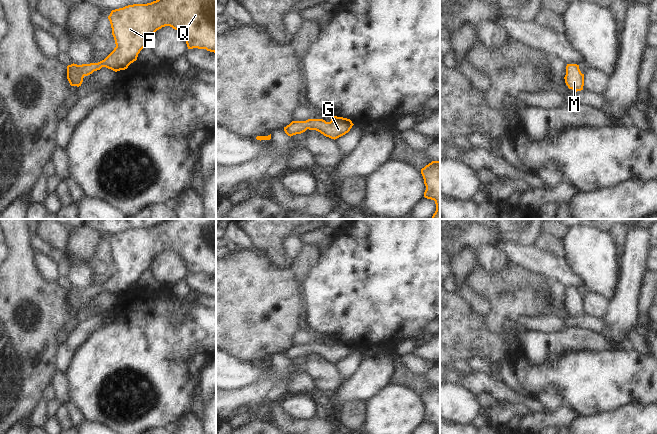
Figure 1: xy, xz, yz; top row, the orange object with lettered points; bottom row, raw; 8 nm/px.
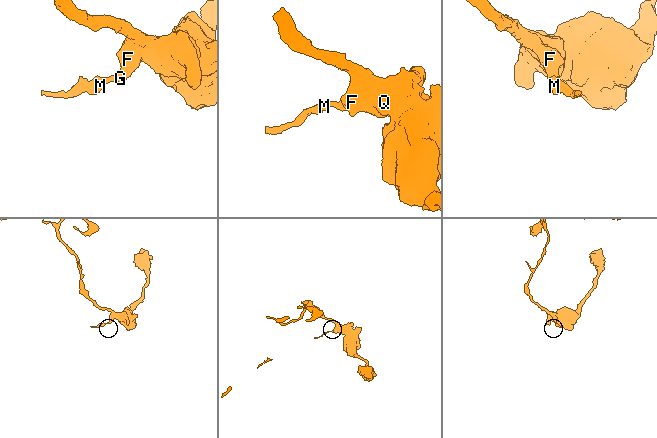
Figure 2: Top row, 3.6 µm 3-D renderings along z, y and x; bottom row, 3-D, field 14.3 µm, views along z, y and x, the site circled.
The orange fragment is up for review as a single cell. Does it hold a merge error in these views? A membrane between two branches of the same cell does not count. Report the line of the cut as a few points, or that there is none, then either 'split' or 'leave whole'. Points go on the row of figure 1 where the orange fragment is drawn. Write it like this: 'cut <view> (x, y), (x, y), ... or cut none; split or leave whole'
cut none; leave whole

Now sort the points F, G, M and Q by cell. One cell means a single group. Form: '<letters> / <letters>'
F G M Q

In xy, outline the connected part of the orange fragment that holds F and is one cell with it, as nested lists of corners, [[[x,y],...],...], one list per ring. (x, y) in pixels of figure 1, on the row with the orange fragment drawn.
[[[156,0],[147,4],[133,4],[123,8],[112,10],[108,19],[112,28],[112,35],[116,47],[102,61],[90,64],[71,64],[67,66],[67,79],[71,86],[81,86],[83,78],[92,74],[94,71],[106,67],[115,72],[125,70],[128,66],[137,60],[138,54],[145,47],[149,46],[154,33],[165,26],[170,26],[179,31],[185,38],[188,49],[198,48],[216,53],[216,0]]]

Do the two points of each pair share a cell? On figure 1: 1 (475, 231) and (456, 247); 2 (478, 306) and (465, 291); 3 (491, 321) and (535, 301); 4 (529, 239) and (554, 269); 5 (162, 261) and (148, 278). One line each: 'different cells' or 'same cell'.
1: same cell
2: same cell
3: same cell
4: different cells
5: different cells

